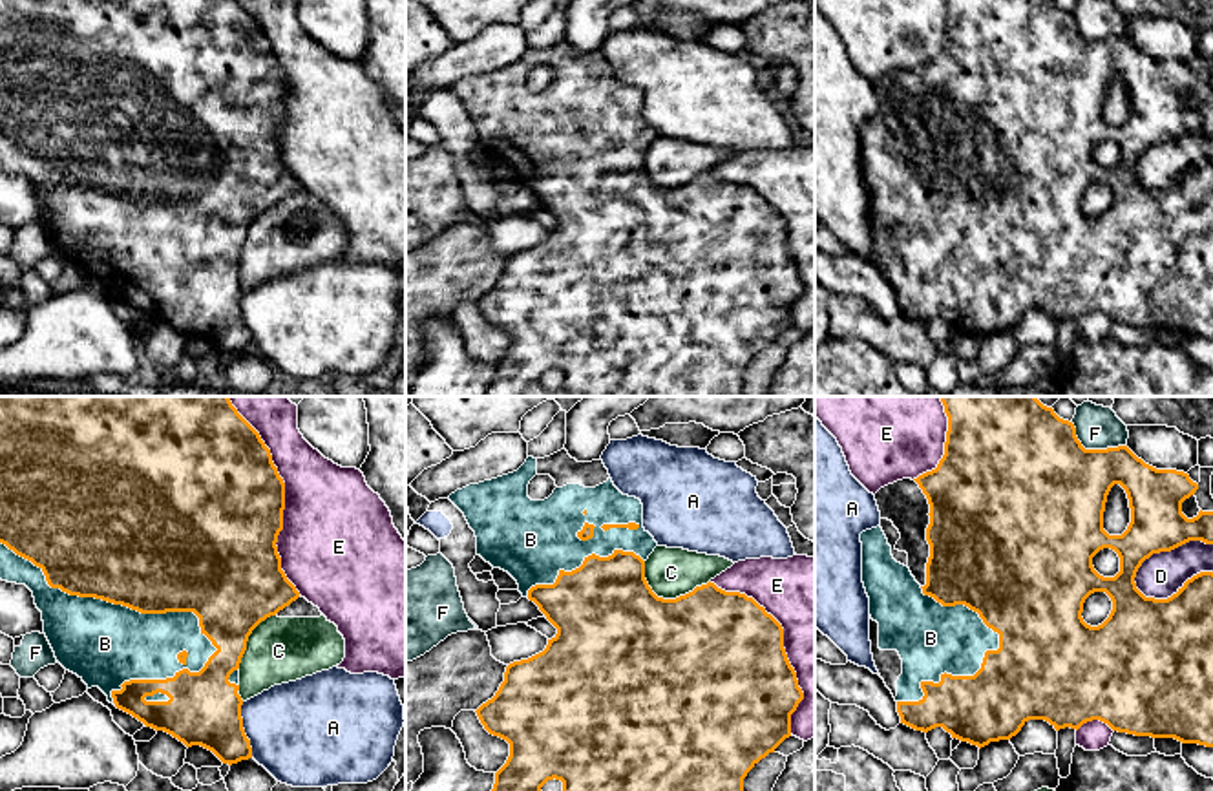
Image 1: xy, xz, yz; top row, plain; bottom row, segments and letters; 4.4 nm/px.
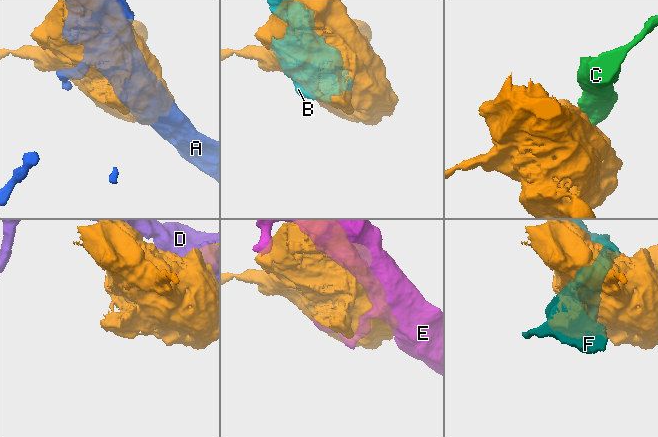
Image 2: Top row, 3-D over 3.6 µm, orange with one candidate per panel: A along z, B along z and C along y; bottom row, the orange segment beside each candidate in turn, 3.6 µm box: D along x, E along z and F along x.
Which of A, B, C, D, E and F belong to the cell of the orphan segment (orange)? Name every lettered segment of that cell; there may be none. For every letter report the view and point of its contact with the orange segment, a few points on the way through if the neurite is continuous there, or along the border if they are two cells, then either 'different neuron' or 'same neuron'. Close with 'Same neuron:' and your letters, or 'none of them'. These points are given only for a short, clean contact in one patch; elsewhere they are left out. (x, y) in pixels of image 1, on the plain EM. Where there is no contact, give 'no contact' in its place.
A: xy (243, 320) | different neuron
B: xy (112, 192) | same neuron
C: xz (667, 190) | different neuron
D: yz (1164, 141) | different neuron
E: xy (284, 94) | different neuron
F: yz (1093, 41) | different neuron
Same neuron: B

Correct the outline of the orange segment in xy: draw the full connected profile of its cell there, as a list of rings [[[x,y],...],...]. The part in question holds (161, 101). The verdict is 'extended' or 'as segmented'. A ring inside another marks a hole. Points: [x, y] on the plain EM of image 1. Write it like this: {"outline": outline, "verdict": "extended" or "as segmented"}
{"outline": [[[0,0],[0,170],[7,174],[26,175],[35,188],[37,199],[42,203],[44,225],[55,243],[57,252],[69,263],[77,265],[88,279],[99,278],[108,292],[117,300],[132,305],[146,318],[164,322],[183,332],[186,338],[201,336],[212,342],[223,354],[237,354],[252,349],[250,331],[243,320],[239,287],[239,254],[247,241],[252,221],[270,206],[289,197],[300,188],[296,177],[281,161],[278,144],[278,126],[283,121],[285,73],[272,53],[270,40],[259,24],[237,4],[237,0]]], "verdict": "extended"}

